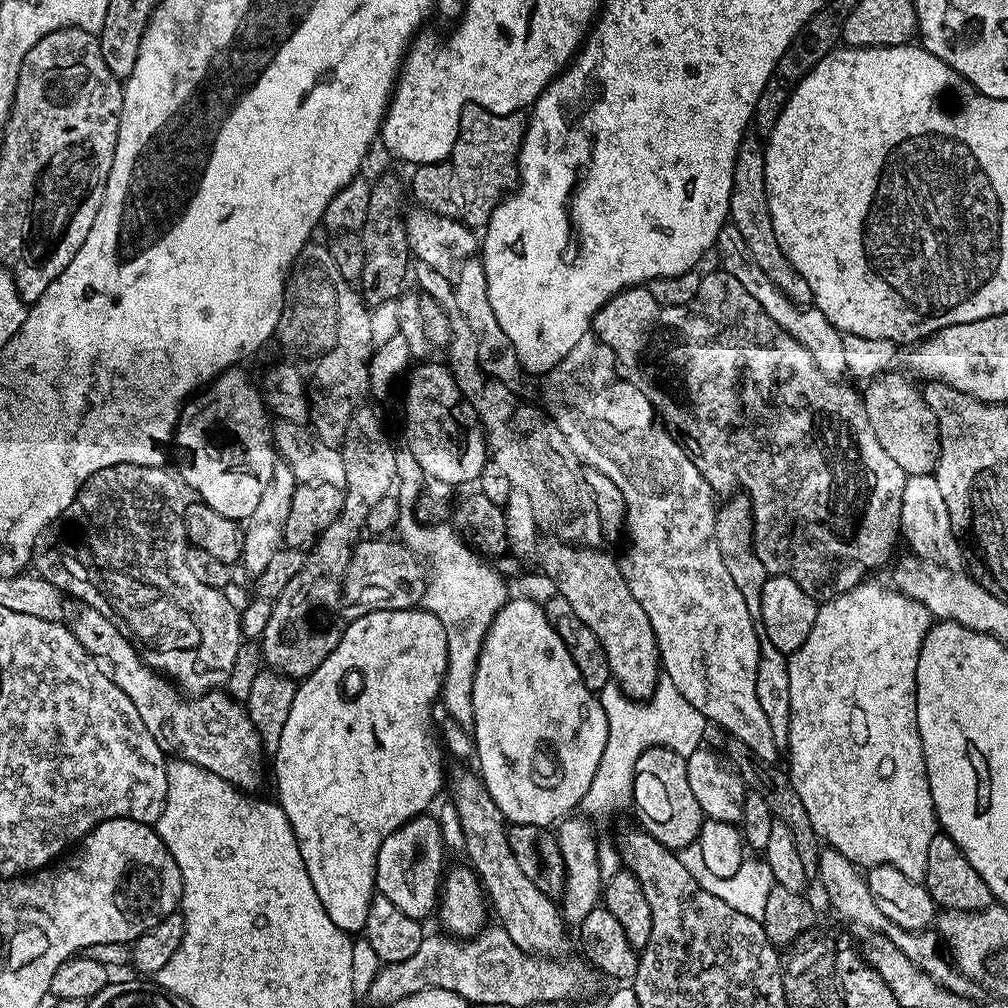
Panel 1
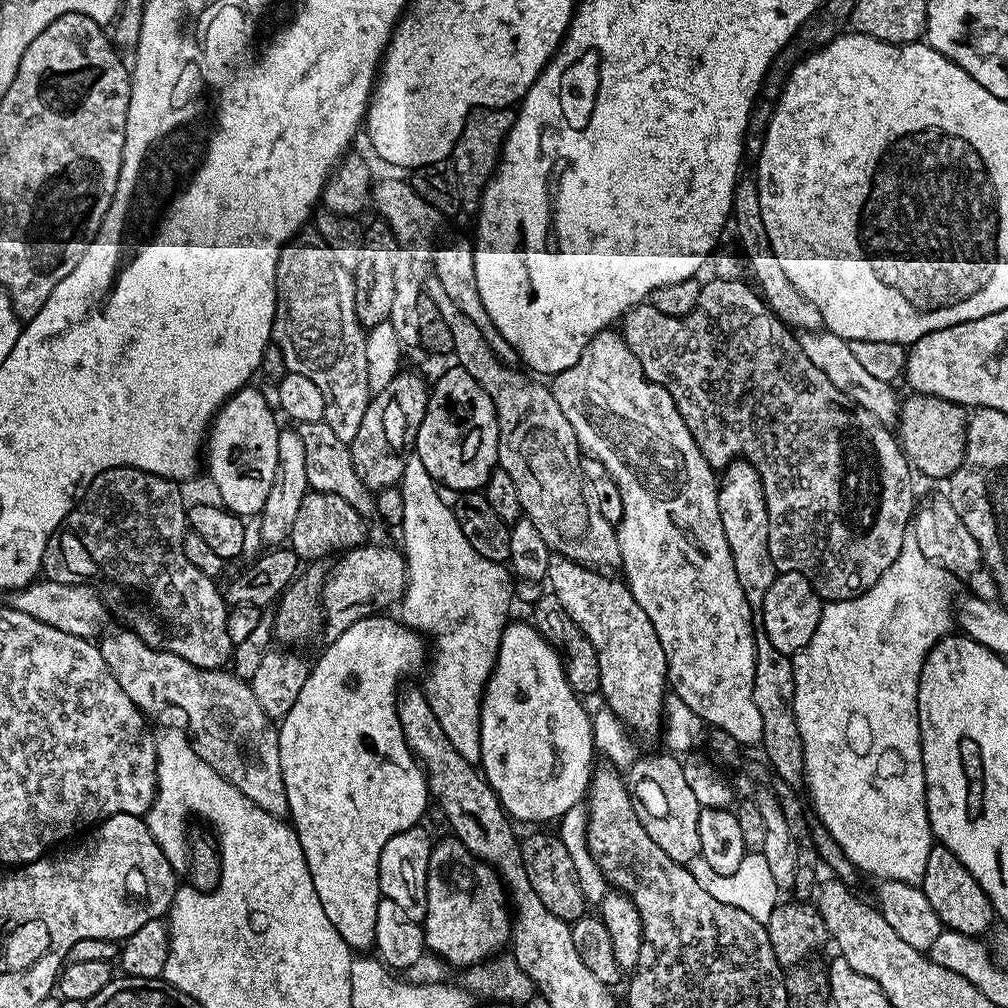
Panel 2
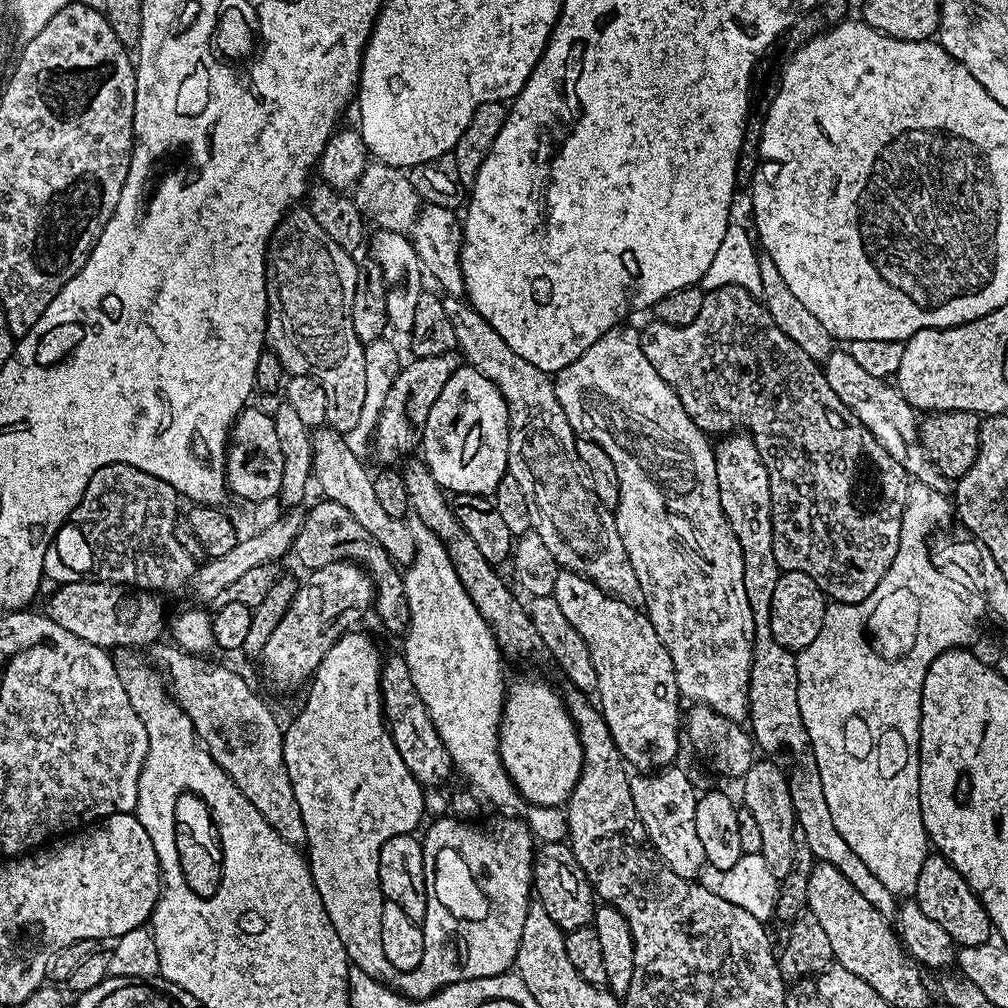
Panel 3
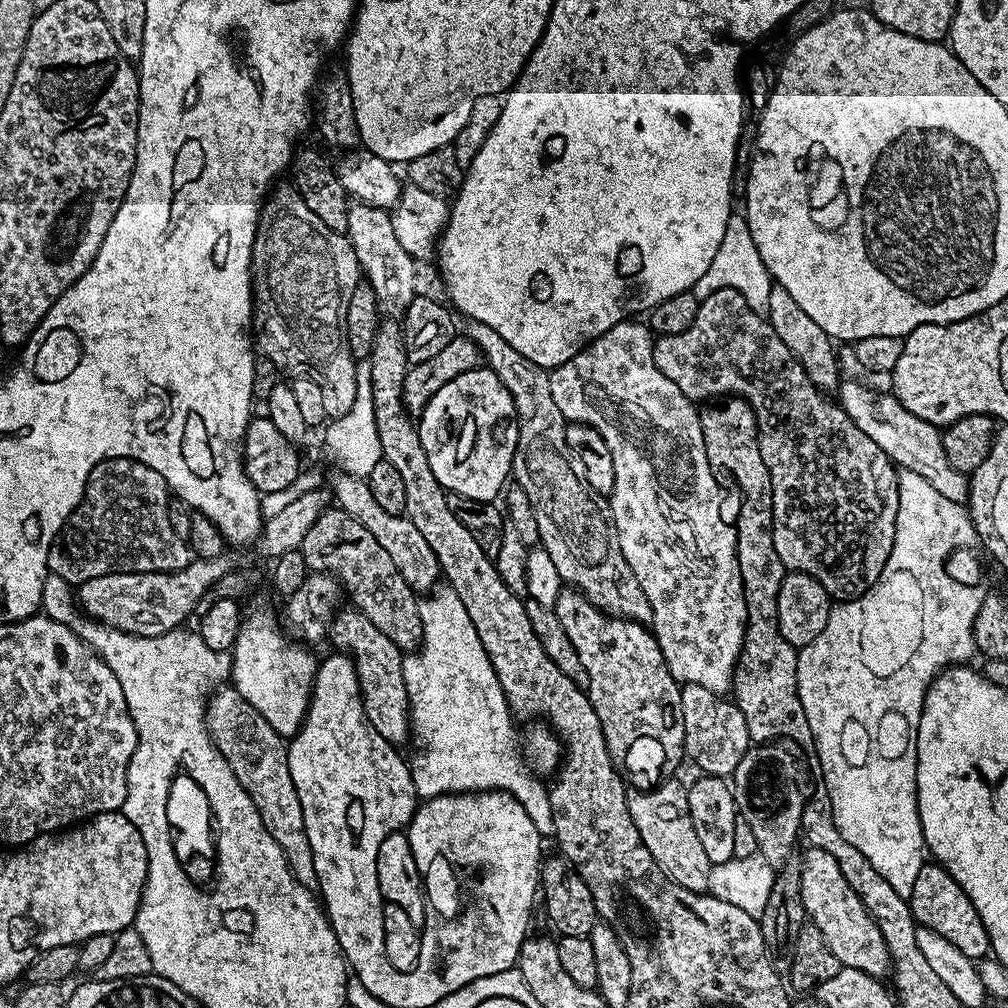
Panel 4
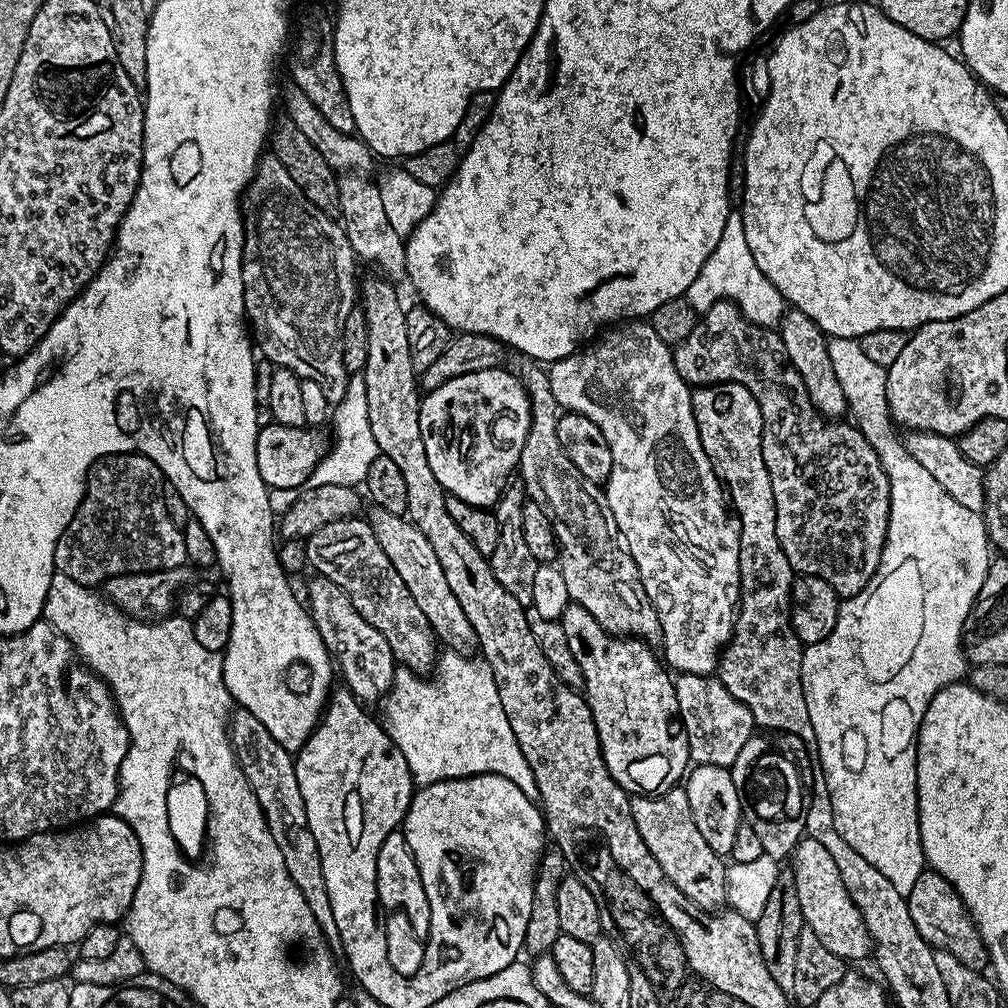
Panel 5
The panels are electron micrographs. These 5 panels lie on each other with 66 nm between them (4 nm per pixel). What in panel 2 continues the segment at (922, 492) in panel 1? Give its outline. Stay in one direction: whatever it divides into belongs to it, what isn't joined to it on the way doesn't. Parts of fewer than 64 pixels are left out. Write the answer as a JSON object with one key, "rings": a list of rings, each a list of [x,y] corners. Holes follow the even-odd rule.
{"rings":[[[940,494],[933,500],[928,500],[924,505],[917,507],[914,512],[914,519],[910,524],[911,535],[918,542],[918,550],[933,565],[940,566],[944,563],[954,575],[966,578],[968,582],[967,591],[974,596],[980,596],[983,600],[996,600],[998,591],[996,589],[996,579],[984,563],[978,542],[970,530],[958,518],[954,506],[948,500],[947,495]]]}

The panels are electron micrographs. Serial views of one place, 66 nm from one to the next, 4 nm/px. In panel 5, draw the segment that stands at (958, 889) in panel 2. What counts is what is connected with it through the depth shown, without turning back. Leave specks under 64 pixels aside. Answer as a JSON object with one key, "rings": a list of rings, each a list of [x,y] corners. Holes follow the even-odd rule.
{"rings":[[[926,870],[914,882],[910,894],[906,897],[910,906],[910,918],[914,918],[914,926],[918,926],[918,934],[926,938],[933,949],[949,952],[965,963],[967,966],[984,970],[989,967],[988,947],[978,930],[978,926],[968,913],[968,907],[962,902],[962,898],[938,873]]]}

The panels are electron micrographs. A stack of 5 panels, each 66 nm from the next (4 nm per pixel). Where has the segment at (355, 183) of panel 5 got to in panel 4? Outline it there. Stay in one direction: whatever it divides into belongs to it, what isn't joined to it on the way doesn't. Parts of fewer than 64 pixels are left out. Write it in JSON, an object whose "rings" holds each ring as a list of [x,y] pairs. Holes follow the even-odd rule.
{"rings":[[[351,203],[346,235],[355,248],[355,257],[358,258],[361,273],[375,290],[381,305],[387,309],[392,308],[397,314],[403,313],[418,292],[416,288],[418,264],[399,243],[394,233],[391,213],[387,209],[371,207],[368,204]]]}

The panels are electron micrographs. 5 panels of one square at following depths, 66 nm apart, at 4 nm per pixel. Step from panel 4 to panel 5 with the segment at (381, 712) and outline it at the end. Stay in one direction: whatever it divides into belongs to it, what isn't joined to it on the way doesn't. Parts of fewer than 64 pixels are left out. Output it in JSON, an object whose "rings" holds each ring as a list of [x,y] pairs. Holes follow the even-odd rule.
{"rings":[[[316,574],[308,584],[307,607],[312,614],[312,621],[322,634],[322,642],[328,647],[328,654],[332,657],[338,676],[342,679],[343,687],[352,691],[353,696],[360,701],[361,705],[379,705],[392,688],[392,679],[398,667],[394,654],[390,650],[390,642],[358,614],[354,602],[350,602],[347,594],[334,582],[326,577]]]}

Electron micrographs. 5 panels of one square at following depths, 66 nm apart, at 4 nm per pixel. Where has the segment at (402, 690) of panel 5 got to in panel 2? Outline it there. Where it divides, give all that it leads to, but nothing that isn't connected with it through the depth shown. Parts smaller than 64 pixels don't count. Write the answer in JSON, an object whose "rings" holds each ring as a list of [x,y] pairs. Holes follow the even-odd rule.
{"rings":[[[405,459],[398,487],[404,503],[398,532],[404,535],[402,551],[408,562],[408,584],[404,587],[404,599],[398,605],[398,616],[409,628],[421,634],[427,633],[429,637],[436,636],[436,653],[430,656],[432,681],[423,681],[424,697],[431,700],[434,714],[440,717],[442,730],[448,732],[458,754],[469,760],[480,755],[480,705],[490,670],[496,665],[496,649],[506,627],[504,611],[512,604],[512,592],[508,589],[509,573],[504,564],[482,558],[474,546],[464,540],[462,530],[456,524],[455,511],[440,497],[438,481],[424,469],[420,460]]]}

